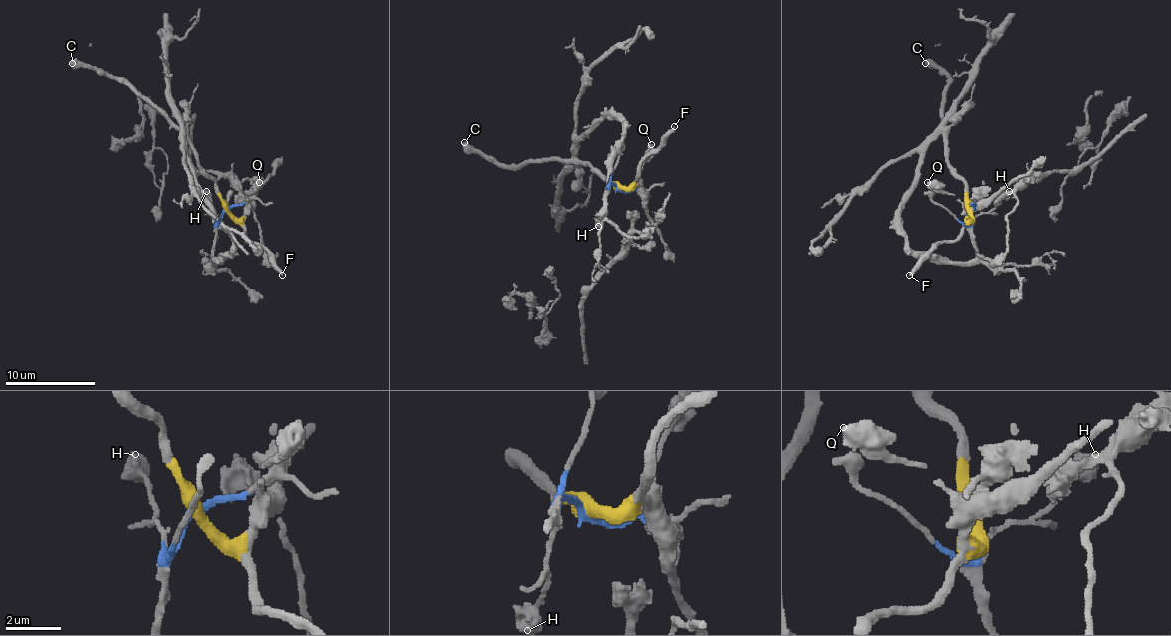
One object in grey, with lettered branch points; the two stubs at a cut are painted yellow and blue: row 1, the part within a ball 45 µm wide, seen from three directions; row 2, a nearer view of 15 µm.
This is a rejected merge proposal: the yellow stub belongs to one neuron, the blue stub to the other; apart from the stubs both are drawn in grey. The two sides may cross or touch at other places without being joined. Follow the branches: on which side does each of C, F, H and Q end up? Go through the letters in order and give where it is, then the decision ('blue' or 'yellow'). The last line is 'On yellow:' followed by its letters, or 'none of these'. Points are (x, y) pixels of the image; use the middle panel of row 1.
C: place (464, 142); yellow
F: place (674, 126); yellow
H: place (598, 226); blue
Q: place (651, 144); yellow
On yellow: C, F, Q

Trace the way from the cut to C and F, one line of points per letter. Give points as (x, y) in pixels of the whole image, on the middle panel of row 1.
C: (618, 189), (591, 164), (546, 159), (508, 164), (474, 153), (463, 142)
F: (618, 189), (625, 189), (636, 177), (638, 166), (661, 146), (661, 139), (674, 126)

